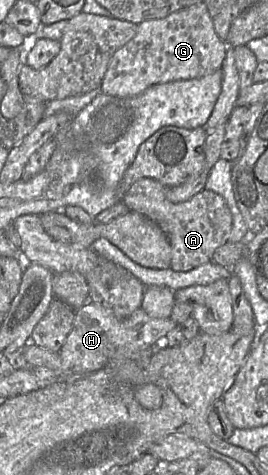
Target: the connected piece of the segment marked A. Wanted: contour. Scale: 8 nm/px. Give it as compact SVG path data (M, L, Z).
M152 178L135 181L122 202L130 211L144 215L154 221L169 239L172 248L171 268L186 272L211 262L214 252L229 241L233 217L222 196L203 189L183 203L172 203L166 198L167 187Z

